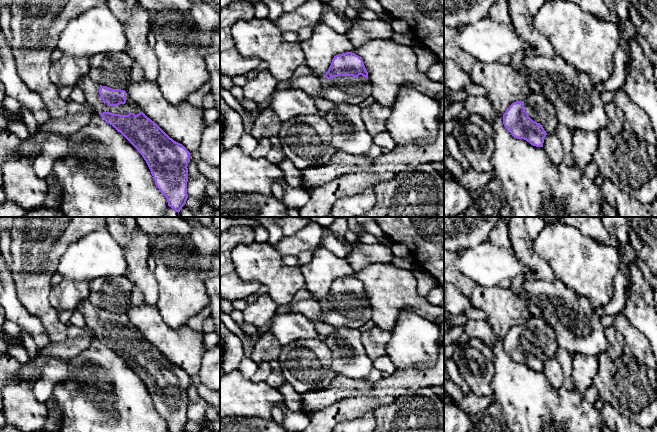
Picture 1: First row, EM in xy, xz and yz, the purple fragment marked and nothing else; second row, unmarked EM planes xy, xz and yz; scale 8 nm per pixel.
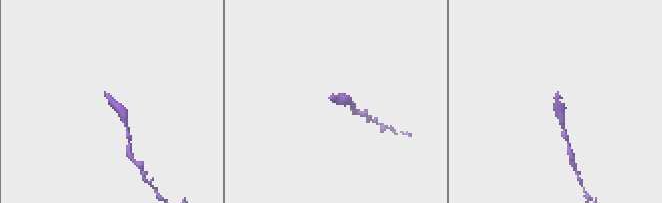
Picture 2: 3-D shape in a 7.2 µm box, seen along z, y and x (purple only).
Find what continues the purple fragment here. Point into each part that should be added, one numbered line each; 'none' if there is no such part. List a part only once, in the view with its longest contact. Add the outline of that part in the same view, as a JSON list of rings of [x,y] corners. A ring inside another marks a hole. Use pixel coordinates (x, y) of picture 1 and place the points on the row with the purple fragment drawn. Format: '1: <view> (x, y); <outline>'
1: xy (90, 89); [[[88,75],[83,76],[78,81],[77,87],[83,91],[86,100],[98,114],[110,112],[120,115],[128,115],[129,113],[137,115],[141,112],[140,107],[131,101],[127,92],[125,104],[118,106],[109,106],[107,103],[104,104],[99,94],[100,85],[95,83]]]

